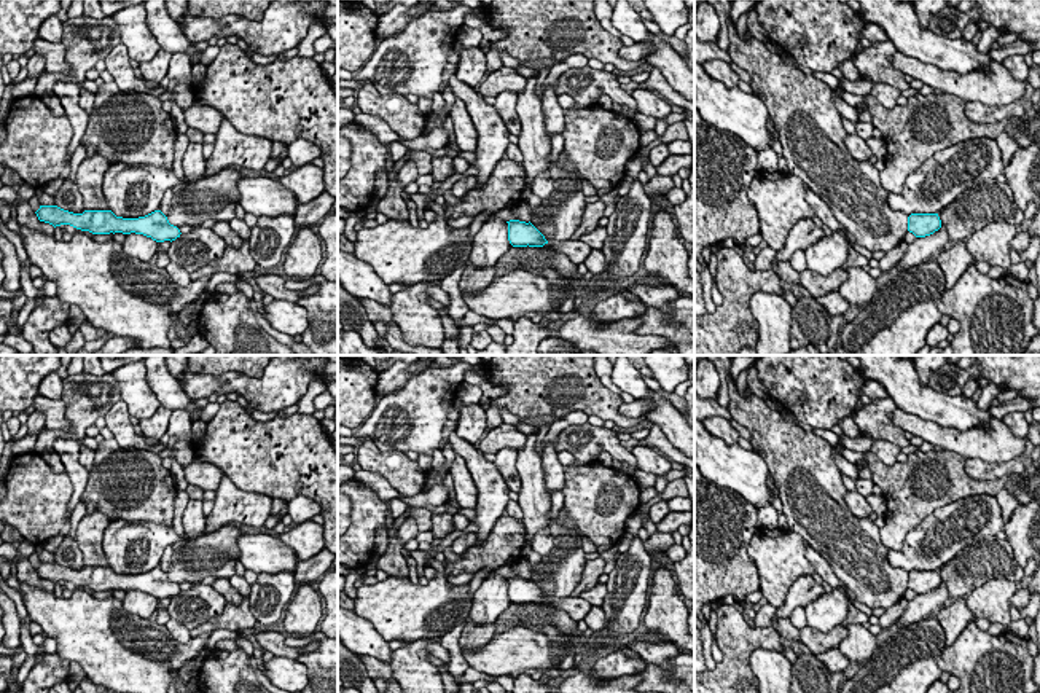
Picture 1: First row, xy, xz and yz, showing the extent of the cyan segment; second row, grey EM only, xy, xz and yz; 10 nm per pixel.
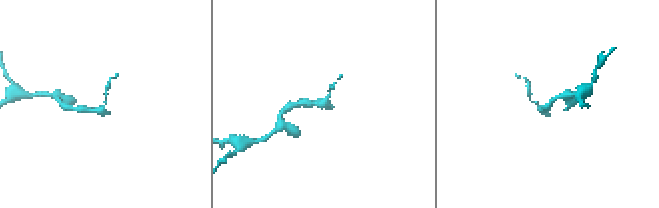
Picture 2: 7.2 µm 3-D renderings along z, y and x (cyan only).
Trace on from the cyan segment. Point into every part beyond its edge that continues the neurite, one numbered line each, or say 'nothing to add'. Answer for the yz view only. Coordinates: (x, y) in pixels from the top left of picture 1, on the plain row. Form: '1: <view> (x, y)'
nothing to add

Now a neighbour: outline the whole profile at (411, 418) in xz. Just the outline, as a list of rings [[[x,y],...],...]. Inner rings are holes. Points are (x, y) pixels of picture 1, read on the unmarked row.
[[[467,362],[451,368],[430,366],[411,376],[403,387],[376,403],[355,437],[369,437],[384,452],[414,451],[433,456],[441,444],[448,409],[455,405],[457,389],[465,382],[467,371],[489,379],[481,363]]]

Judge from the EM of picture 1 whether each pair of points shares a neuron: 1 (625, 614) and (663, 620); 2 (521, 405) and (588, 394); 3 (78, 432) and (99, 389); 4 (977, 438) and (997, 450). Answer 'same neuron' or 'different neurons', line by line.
1: different neurons
2: same neuron
3: same neuron
4: same neuron

